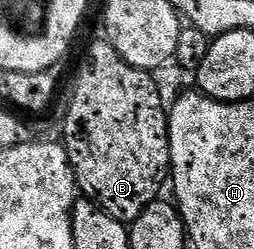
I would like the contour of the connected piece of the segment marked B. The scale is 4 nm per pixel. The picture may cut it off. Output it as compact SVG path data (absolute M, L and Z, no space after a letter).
M99 37L86 51L78 76L74 79L74 96L66 111L66 124L62 131L66 134L64 146L74 171L77 190L87 199L94 200L103 211L107 211L116 221L131 224L159 198L162 186L167 186L172 175L170 166L170 141L164 124L168 111L164 106L164 96L158 92L153 74L128 65L120 57L118 50L105 38Z

